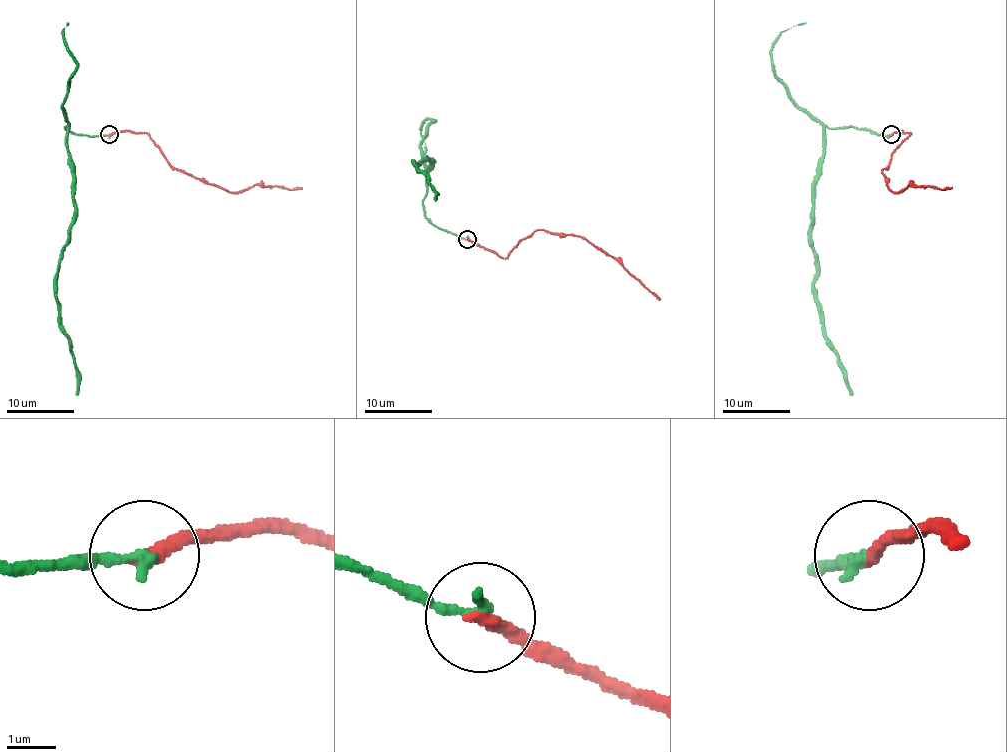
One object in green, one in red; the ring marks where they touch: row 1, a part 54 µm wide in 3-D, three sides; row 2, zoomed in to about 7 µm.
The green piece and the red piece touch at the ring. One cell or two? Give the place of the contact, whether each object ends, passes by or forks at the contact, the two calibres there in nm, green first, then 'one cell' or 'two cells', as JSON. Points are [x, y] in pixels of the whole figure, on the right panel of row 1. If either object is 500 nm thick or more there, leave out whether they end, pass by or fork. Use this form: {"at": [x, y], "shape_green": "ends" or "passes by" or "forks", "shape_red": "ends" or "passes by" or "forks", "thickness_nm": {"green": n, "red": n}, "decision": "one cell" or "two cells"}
{"at": [891, 134], "shape_green": "ends", "shape_red": "ends", "thickness_nm": {"green": 240, "red": 320}, "decision": "one cell"}

